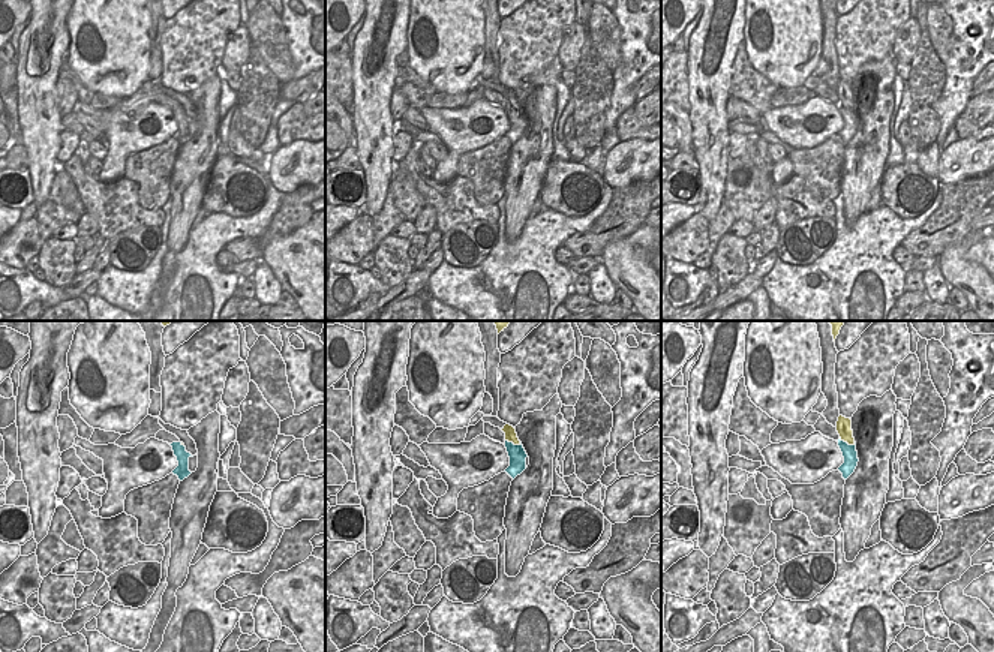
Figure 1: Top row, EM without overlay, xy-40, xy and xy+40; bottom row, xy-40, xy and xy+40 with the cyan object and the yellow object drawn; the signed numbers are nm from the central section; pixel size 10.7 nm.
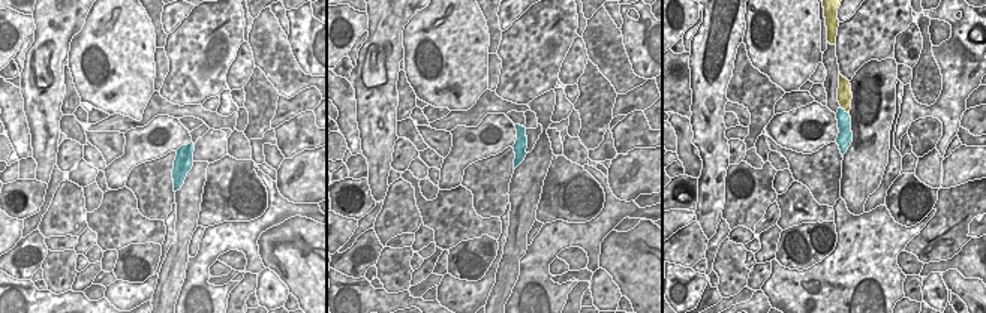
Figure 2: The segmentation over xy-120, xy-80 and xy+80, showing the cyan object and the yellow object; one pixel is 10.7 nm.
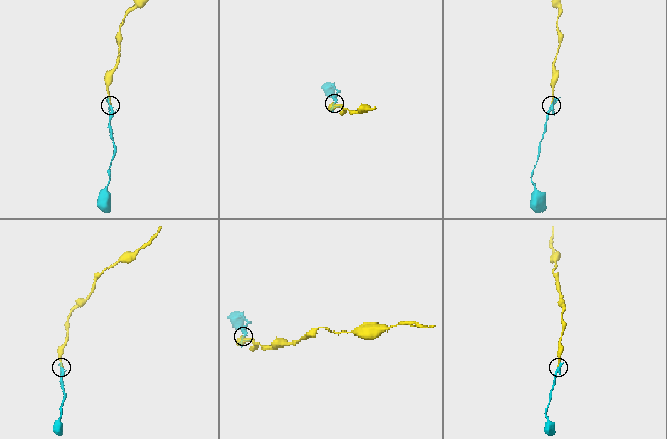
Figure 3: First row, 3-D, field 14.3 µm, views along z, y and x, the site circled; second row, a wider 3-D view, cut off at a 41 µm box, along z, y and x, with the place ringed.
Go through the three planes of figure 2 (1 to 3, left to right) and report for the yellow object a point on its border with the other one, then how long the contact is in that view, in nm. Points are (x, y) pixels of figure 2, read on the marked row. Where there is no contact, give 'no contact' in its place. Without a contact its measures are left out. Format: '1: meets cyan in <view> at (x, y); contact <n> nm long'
1: no contact
2: no contact
3: meets cyan in xy+80 at (844, 110); contact 140 nm long

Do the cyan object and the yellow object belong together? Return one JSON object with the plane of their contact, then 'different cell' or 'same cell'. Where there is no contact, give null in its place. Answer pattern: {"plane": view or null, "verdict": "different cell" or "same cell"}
{"plane": "xy+40", "verdict": "same cell"}

